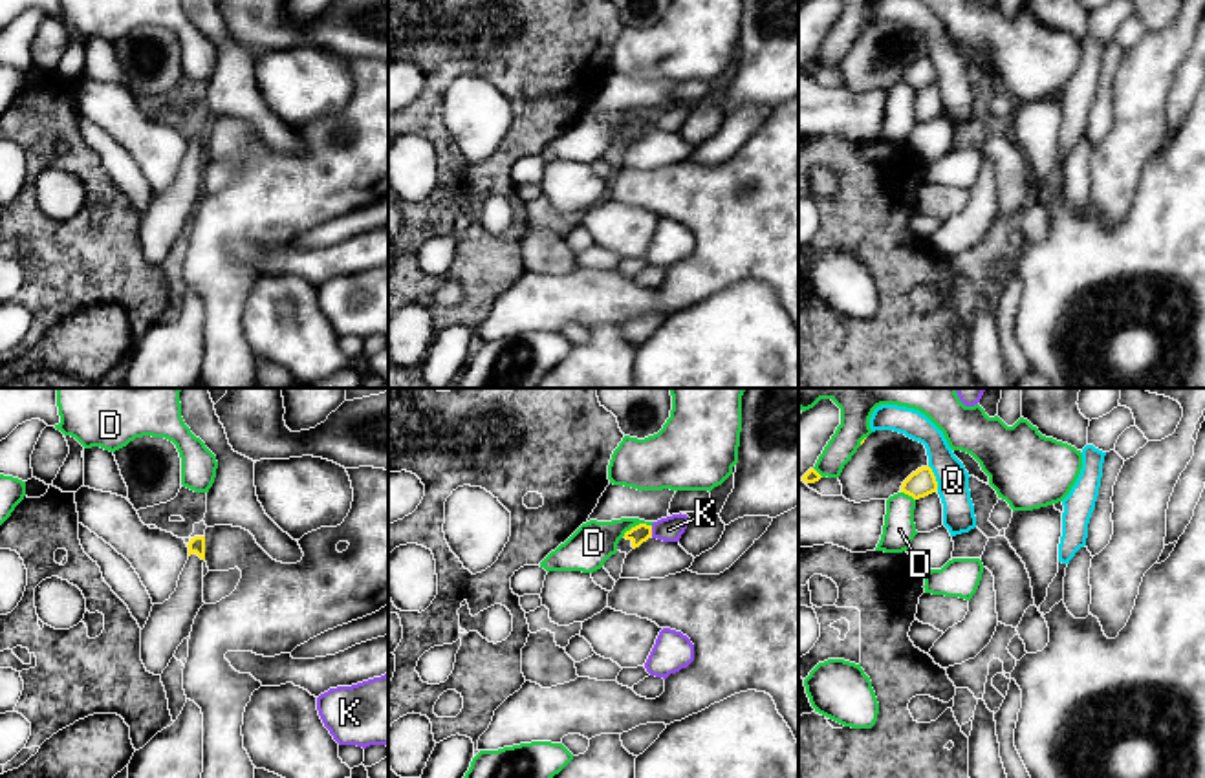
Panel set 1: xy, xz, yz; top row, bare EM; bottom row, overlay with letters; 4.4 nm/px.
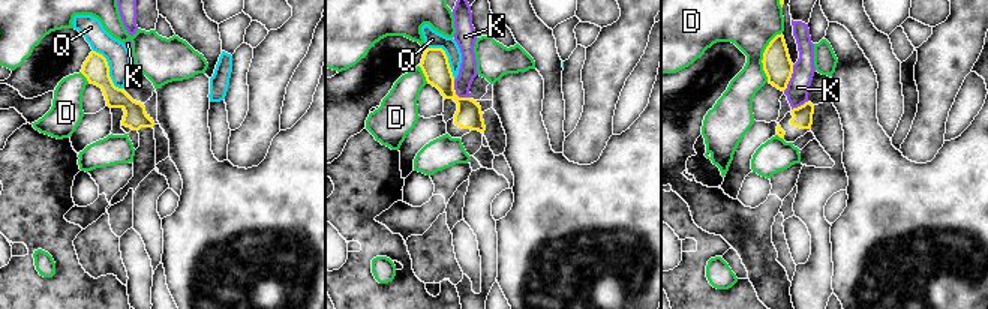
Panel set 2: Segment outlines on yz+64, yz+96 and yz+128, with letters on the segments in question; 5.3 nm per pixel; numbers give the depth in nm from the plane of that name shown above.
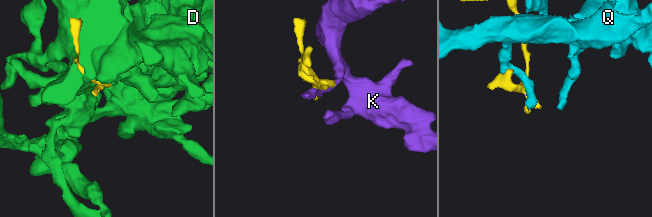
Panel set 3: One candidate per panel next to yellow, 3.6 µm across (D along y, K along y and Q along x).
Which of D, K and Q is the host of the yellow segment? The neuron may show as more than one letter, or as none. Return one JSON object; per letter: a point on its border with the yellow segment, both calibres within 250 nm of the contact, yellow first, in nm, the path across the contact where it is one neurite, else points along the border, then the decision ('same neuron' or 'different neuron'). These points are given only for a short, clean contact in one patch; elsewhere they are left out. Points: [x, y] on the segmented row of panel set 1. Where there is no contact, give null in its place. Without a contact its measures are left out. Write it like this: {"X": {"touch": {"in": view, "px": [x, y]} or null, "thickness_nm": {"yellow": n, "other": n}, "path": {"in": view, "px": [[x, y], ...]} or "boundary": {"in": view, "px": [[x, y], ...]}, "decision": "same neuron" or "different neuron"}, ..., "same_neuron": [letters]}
{"D": {"touch": {"in": "xz", "px": [636, 526]}, "thickness_nm": {"yellow": 80, "other": 190}, "decision": "different neuron"}, "K": {"touch": {"in": "xz", "px": [651, 531]}, "thickness_nm": {"yellow": 80, "other": 110}, "boundary": {"in": "xz", "px": [[651, 526], [652, 535]]}, "decision": "different neuron"}, "Q": {"touch": {"in": "yz", "px": [934, 478]}, "thickness_nm": {"yellow": 120, "other": 140}, "decision": "different neuron"}, "same_neuron": []}

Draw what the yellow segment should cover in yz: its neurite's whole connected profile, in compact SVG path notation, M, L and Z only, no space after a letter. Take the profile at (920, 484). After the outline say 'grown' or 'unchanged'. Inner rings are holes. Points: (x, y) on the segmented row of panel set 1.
M928 465L912 472L901 485L901 492L912 496L914 500L925 498L936 491L938 481Z; unchanged

